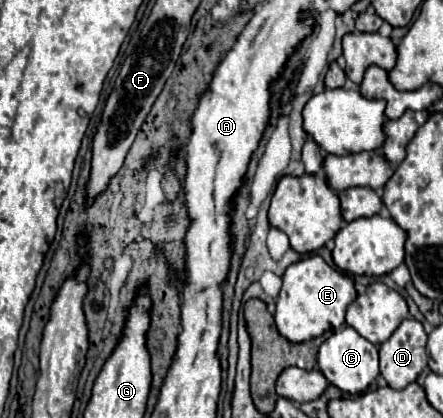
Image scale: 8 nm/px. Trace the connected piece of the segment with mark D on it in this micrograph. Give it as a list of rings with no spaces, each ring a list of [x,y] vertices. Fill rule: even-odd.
[[[407,318],[399,324],[393,336],[381,344],[381,376],[391,388],[405,388],[407,384],[415,382],[423,368],[427,367],[427,339],[423,324],[415,318]]]

